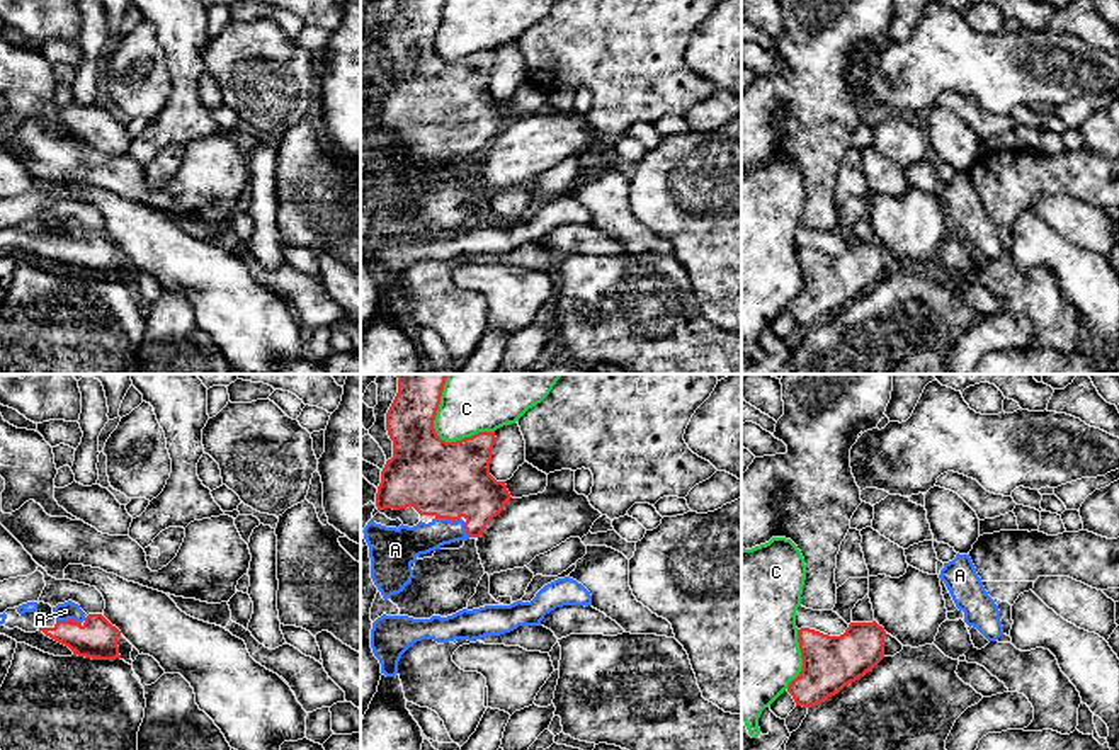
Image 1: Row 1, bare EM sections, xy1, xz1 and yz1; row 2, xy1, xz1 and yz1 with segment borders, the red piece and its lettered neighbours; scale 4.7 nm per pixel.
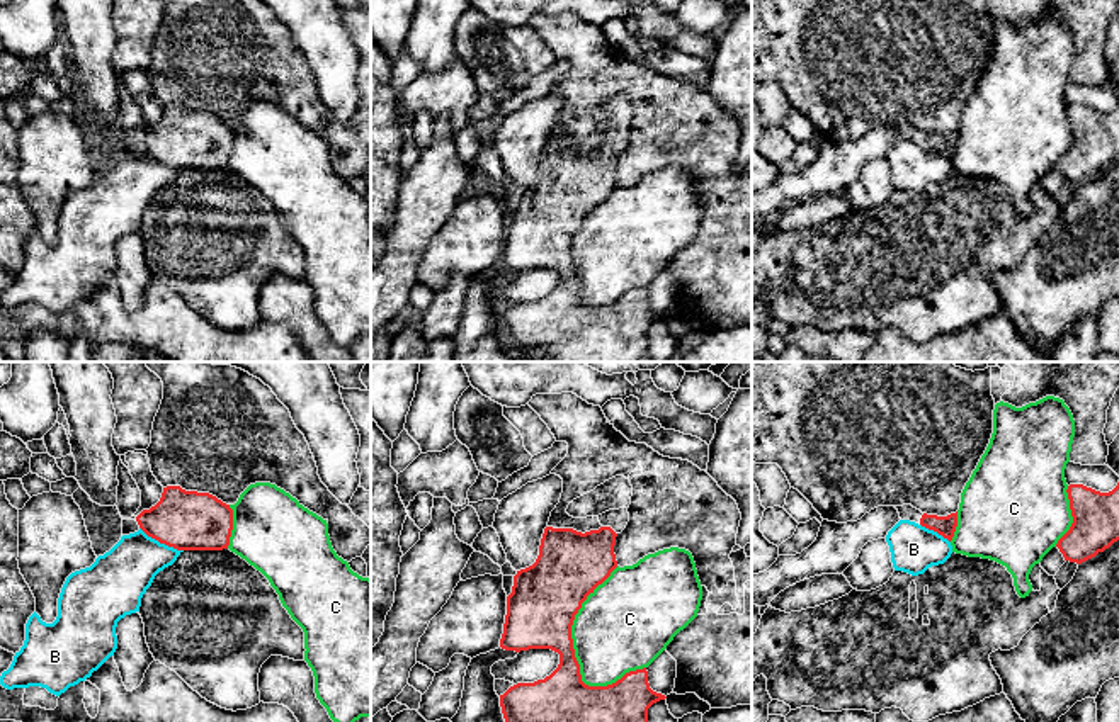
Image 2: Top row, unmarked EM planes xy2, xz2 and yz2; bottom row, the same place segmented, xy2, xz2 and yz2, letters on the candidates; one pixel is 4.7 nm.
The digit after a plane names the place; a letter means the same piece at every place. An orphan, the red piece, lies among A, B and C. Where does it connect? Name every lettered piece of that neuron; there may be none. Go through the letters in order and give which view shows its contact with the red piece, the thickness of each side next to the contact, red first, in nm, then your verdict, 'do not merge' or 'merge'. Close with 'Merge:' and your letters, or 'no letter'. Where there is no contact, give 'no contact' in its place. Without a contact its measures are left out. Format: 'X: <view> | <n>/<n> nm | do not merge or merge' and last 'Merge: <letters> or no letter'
A: xy1 | 190/80 nm | merge
B: xy2 | 280/280 nm | do not merge
C: xz2 | 320/440 nm | do not merge
Merge: A

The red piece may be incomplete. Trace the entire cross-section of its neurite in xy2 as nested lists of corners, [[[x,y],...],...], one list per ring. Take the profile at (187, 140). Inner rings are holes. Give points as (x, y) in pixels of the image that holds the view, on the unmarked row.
[[[167,105],[160,121],[150,129],[143,129],[136,141],[148,156],[177,170],[223,170],[230,165],[233,129],[209,112]]]

